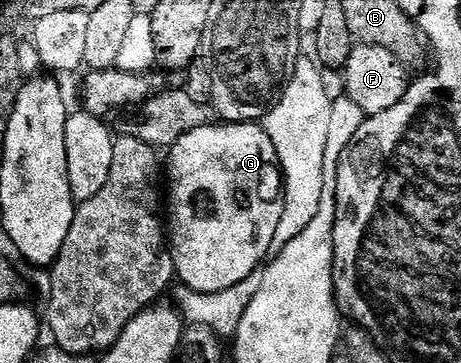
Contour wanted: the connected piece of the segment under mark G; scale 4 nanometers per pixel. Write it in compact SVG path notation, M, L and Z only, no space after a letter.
M217 122L178 138L166 156L166 208L172 211L172 217L169 215L166 220L166 231L176 267L175 279L183 287L214 294L250 278L269 259L270 242L274 242L278 218L282 218L284 209L282 173L270 134L256 122Z

